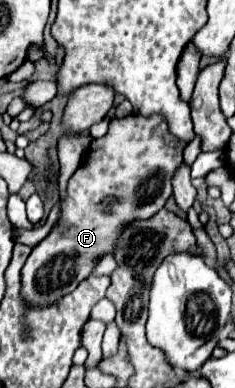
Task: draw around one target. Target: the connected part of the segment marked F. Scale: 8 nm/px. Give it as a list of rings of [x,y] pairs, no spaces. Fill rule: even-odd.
[[[129,114],[125,118],[111,118],[109,132],[93,140],[89,146],[89,152],[83,160],[83,164],[77,168],[77,172],[71,176],[69,186],[67,186],[67,200],[63,204],[63,214],[57,222],[57,226],[51,230],[51,234],[41,240],[31,256],[27,258],[23,272],[21,272],[21,298],[29,306],[49,306],[57,300],[61,300],[65,294],[73,292],[75,286],[85,280],[91,270],[93,270],[93,260],[99,256],[113,252],[113,244],[117,240],[119,230],[129,224],[135,218],[149,218],[153,216],[171,196],[171,178],[179,162],[183,160],[183,148],[185,142],[169,134],[167,122],[161,116],[139,116],[139,114]],[[103,196],[113,196],[115,204],[111,212],[103,212],[97,204],[103,200]]]

